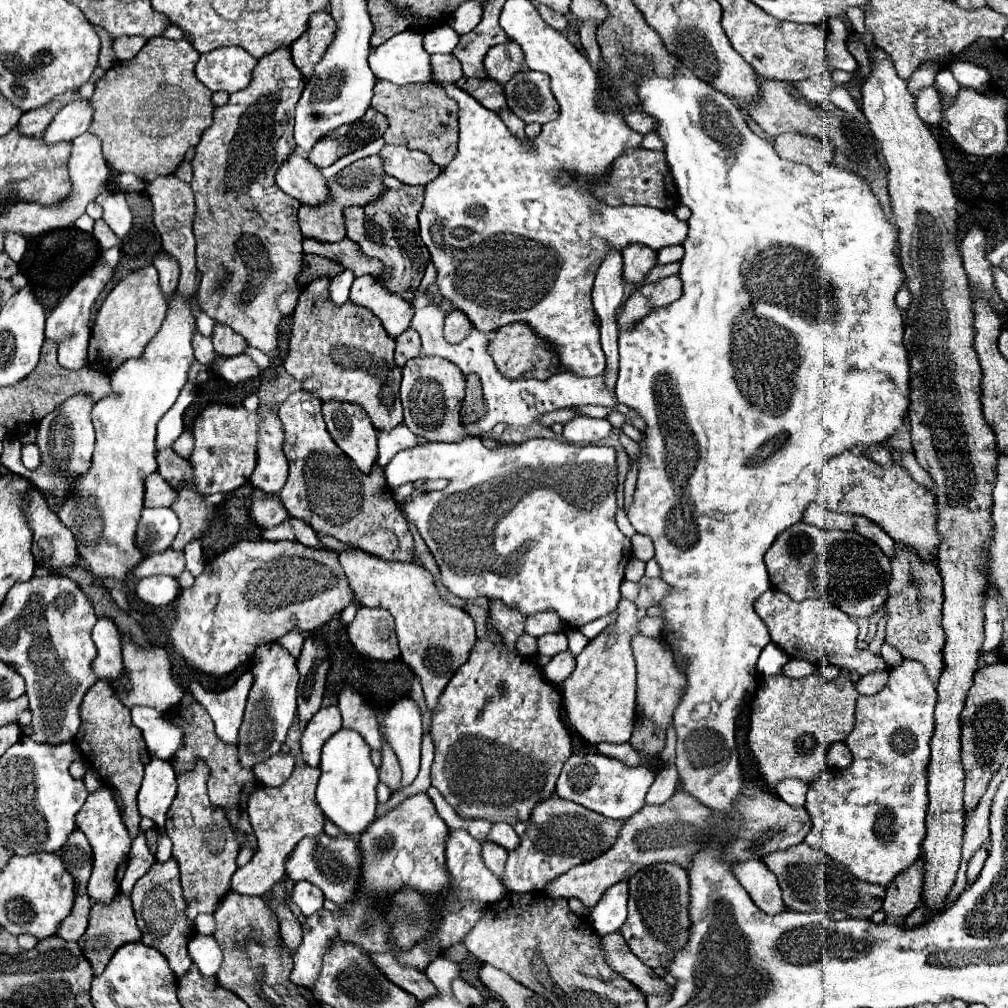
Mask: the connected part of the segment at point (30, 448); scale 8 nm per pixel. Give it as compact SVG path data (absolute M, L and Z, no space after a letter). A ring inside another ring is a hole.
M36 444L22 446L22 464L31 471L40 466L40 452L38 452Z

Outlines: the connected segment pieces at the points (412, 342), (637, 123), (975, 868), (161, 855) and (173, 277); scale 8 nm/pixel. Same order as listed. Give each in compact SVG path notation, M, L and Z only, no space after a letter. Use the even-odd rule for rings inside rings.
M408 328L404 334L400 334L396 338L396 352L394 352L394 360L396 360L396 366L404 366L410 358L416 358L420 356L420 336L418 332L414 332L412 328Z
M634 110L630 114L624 116L624 122L628 128L632 128L634 132L640 132L640 134L646 134L646 132L654 132L654 120L650 116L646 116L644 112L640 110Z
M982 846L982 848L972 856L972 860L970 860L970 864L968 864L968 880L970 880L970 882L974 882L974 880L978 878L980 870L982 870L982 866L984 866L984 862L986 862L986 858L988 858L986 846Z
M162 832L158 838L158 848L156 848L156 860L158 862L166 862L170 858L170 850L172 850L172 840L166 838L166 834Z
M158 252L158 256L154 258L154 266L158 268L158 274L160 274L162 294L166 298L170 298L178 286L178 276L180 276L178 262L174 258L170 258L166 252Z

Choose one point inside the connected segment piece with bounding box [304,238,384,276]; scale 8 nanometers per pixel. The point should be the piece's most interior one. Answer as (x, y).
(347, 253)

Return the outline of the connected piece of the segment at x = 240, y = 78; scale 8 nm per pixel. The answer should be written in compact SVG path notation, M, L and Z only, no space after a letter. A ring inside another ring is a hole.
M238 46L218 48L202 54L196 64L196 78L212 92L224 90L228 94L238 92L250 84L250 74L258 60L246 54Z

